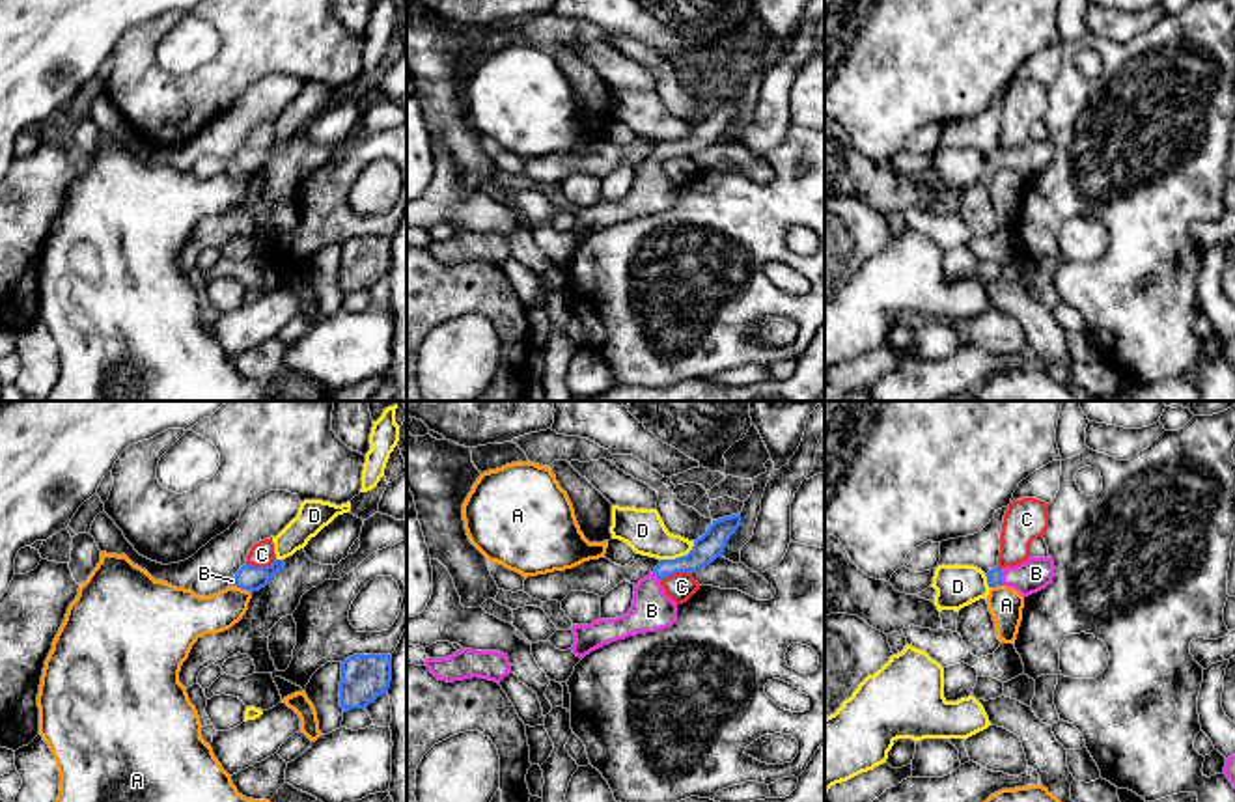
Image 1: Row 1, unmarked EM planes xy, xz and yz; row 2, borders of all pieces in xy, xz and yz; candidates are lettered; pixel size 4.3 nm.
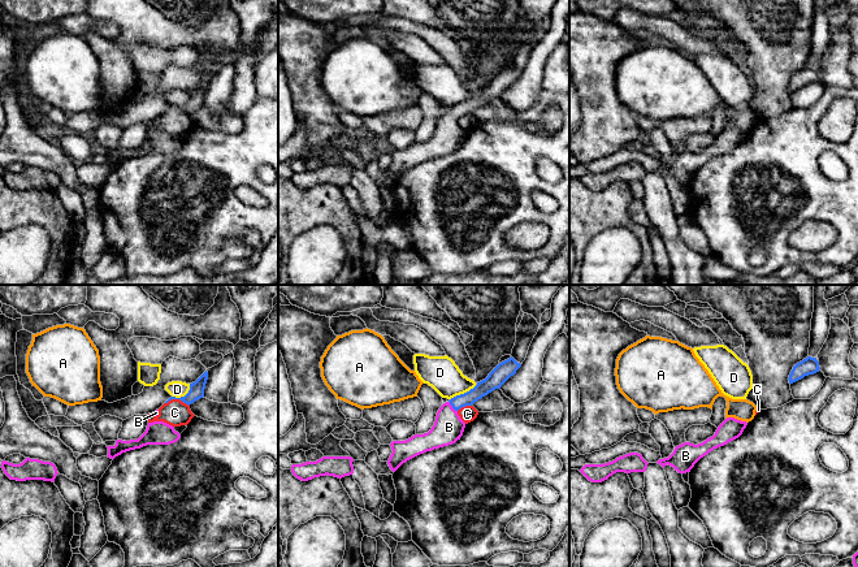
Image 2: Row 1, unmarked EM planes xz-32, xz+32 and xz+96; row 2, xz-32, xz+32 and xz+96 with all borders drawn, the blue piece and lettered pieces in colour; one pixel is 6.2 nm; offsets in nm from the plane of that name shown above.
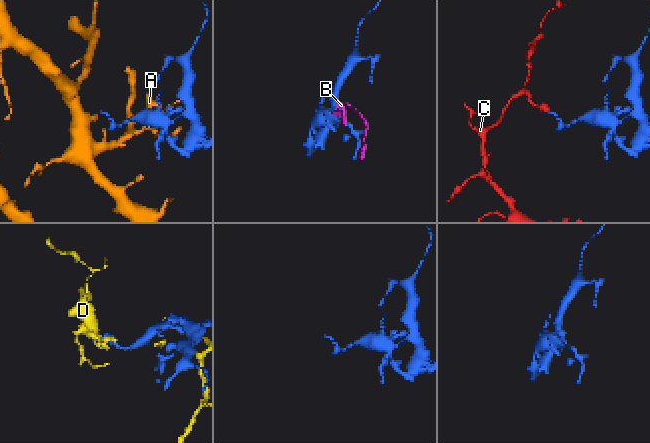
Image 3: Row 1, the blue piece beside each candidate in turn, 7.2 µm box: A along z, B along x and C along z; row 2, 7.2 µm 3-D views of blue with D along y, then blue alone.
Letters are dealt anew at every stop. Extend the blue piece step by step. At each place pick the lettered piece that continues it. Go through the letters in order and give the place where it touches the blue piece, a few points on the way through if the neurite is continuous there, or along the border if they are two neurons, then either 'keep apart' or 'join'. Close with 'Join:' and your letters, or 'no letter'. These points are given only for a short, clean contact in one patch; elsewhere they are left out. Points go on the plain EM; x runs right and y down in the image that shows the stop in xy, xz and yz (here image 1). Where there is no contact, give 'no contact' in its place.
A: meets blue in xy at (243, 170); keep apart
B: meets blue in yz at (1000, 159); runs through yz (995, 157), (1000, 159), (1032, 159), (1036, 155); join
C: meets blue in xy at (262, 150); border along xy (277, 142), (265, 148), (247, 146); keep apart
D: meets blue in xz at (681, 138); border along xz (694, 124), (685, 137), (661, 142); keep apart
Join: B

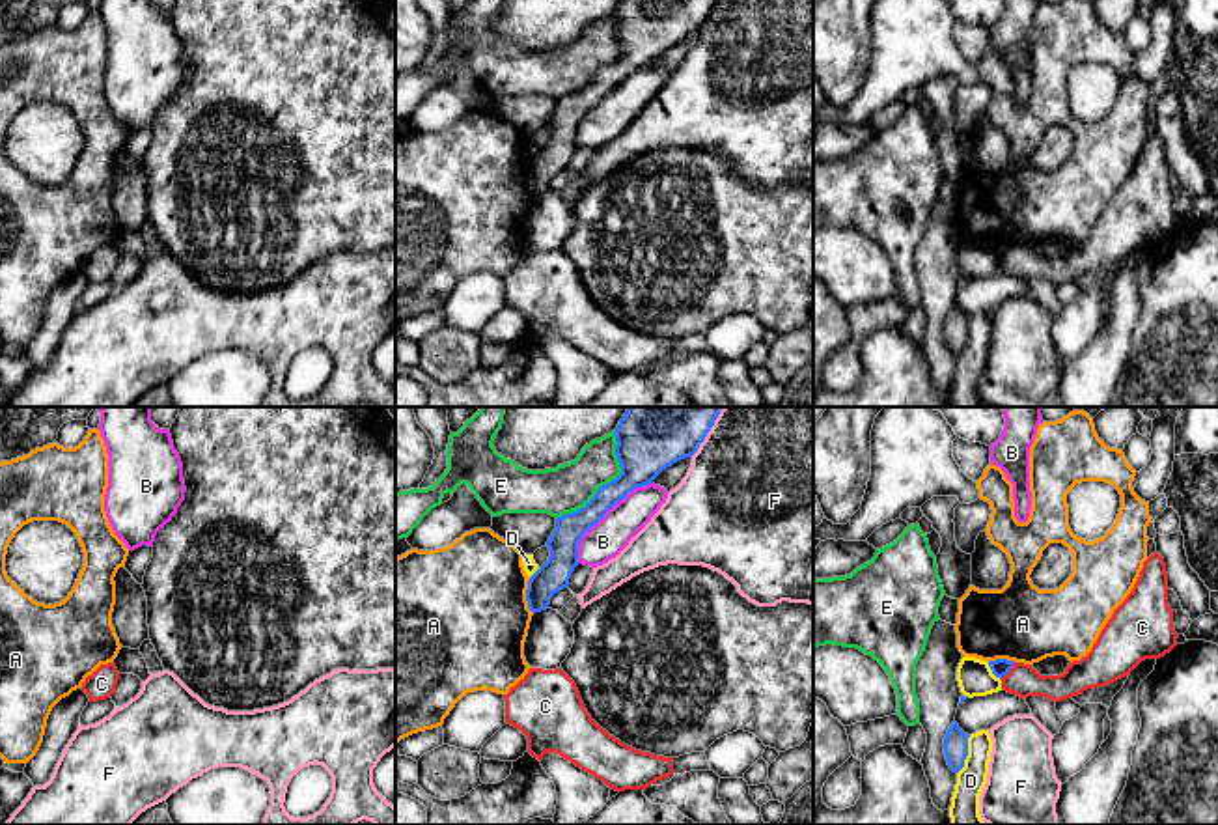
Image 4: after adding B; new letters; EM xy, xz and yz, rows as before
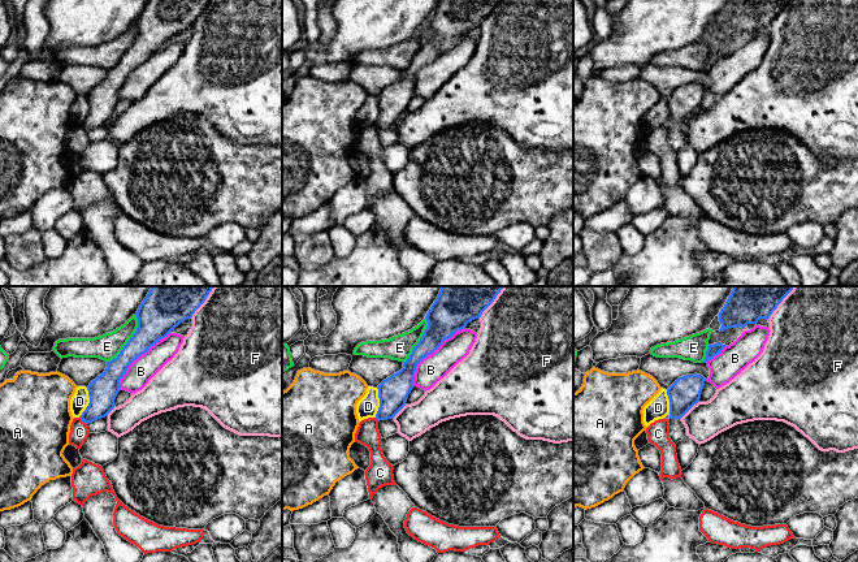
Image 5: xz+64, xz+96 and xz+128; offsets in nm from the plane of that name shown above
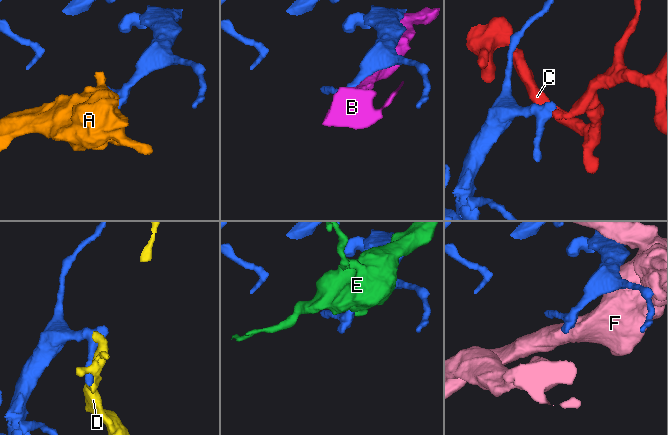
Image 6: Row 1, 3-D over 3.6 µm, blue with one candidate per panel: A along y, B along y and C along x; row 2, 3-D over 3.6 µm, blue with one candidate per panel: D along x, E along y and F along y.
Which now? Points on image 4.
A: meets blue in xz at (526, 178); border along xz (528, 159), (526, 187), (534, 195); keep apart
B: meets blue in xz at (603, 97); keep apart
C: meets blue in yz at (1008, 254); border along yz (1015, 245), (1000, 260); keep apart
D: meets blue in yz at (967, 336); keep apart
E: meets blue in xz at (608, 64); keep apart
F: meets blue in xz at (705, 17); keep apart
Join: no letter

